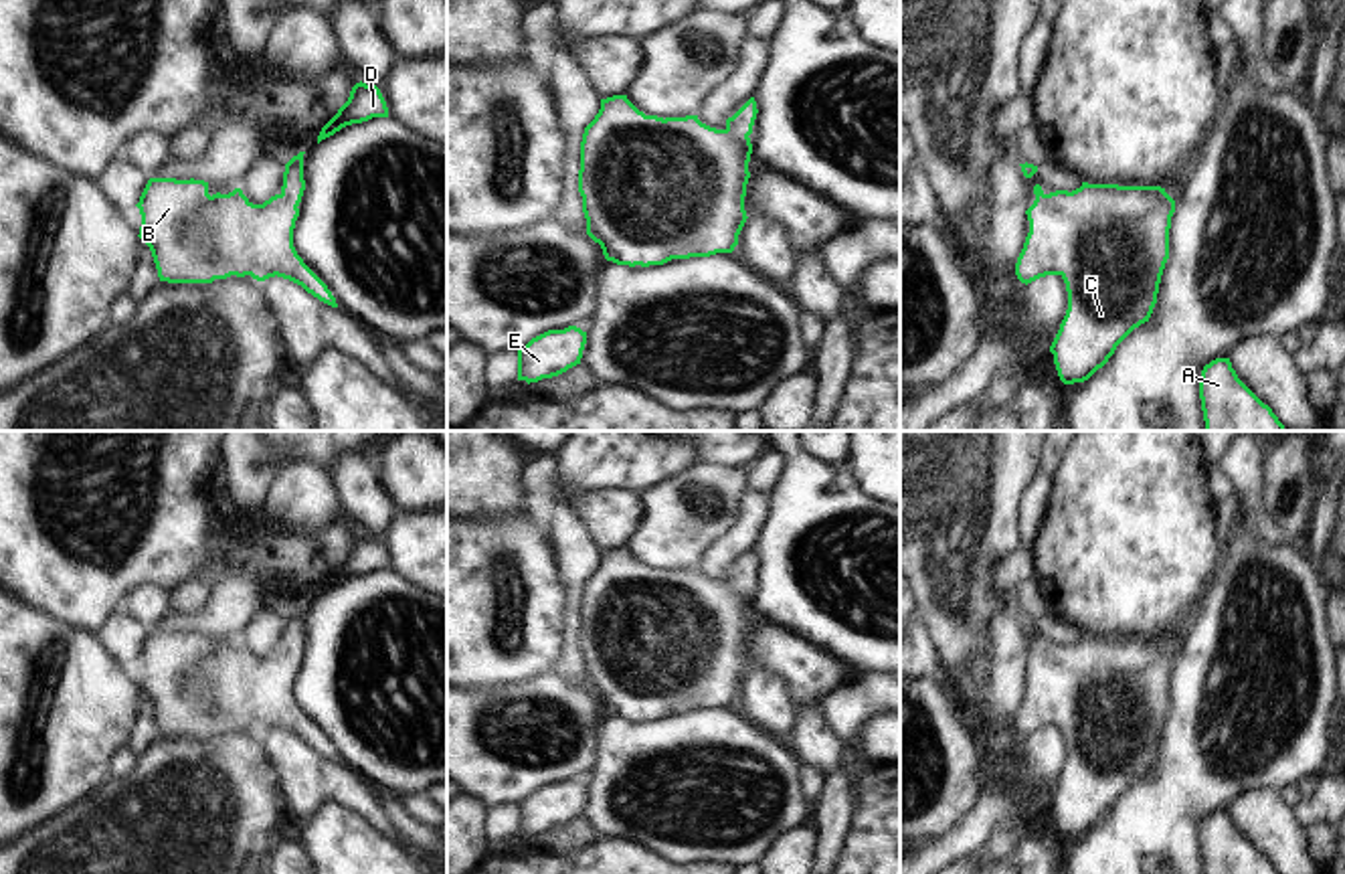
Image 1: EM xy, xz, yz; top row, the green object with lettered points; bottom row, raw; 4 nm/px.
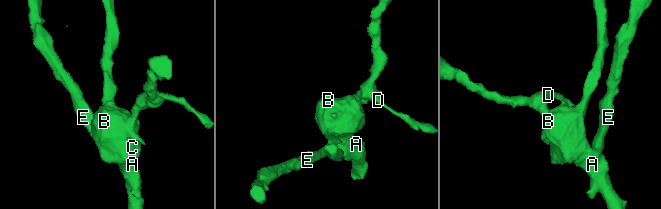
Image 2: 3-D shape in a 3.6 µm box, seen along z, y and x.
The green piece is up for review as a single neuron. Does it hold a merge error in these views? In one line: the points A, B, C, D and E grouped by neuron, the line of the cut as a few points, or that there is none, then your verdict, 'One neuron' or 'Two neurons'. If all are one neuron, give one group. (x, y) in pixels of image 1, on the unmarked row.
Groups: A B C D E. No split. One neuron

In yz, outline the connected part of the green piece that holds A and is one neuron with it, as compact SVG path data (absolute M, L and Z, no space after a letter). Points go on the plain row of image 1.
M1216 811L1199 829L1203 874L1278 874L1236 827L1230 811Z

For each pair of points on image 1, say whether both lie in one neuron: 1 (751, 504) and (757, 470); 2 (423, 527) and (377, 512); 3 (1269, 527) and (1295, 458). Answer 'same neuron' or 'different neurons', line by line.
1: different neurons
2: different neurons
3: different neurons

